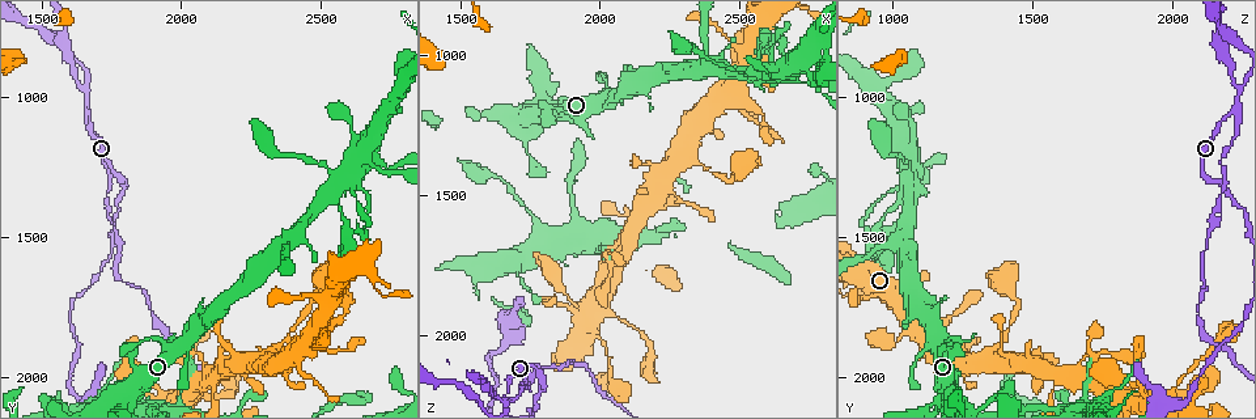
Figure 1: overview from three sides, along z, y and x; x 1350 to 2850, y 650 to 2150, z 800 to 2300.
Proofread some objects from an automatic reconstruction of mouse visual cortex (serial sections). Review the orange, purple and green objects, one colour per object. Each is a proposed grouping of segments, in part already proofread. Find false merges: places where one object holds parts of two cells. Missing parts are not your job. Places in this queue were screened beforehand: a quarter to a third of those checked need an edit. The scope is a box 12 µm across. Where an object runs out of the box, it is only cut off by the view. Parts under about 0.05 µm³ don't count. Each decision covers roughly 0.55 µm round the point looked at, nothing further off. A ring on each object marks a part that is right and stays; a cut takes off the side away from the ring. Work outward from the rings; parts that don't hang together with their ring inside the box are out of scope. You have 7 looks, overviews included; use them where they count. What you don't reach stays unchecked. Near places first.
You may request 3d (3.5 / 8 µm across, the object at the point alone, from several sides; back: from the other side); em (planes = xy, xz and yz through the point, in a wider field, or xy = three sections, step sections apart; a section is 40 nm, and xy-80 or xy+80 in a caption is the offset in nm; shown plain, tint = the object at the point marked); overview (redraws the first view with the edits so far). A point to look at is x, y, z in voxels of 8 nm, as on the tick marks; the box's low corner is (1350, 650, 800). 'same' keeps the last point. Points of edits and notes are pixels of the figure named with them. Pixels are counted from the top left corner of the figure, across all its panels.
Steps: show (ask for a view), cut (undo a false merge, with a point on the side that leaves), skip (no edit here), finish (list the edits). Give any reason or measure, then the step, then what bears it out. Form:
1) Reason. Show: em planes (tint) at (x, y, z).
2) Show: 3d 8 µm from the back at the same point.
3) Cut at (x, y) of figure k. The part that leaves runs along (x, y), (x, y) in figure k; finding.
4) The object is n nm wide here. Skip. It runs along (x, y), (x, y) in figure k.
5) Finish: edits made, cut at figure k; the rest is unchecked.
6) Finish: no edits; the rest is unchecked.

Narrows sharply. Show: 3d 3.5 µm from the back at (1670, 1070, 2210).

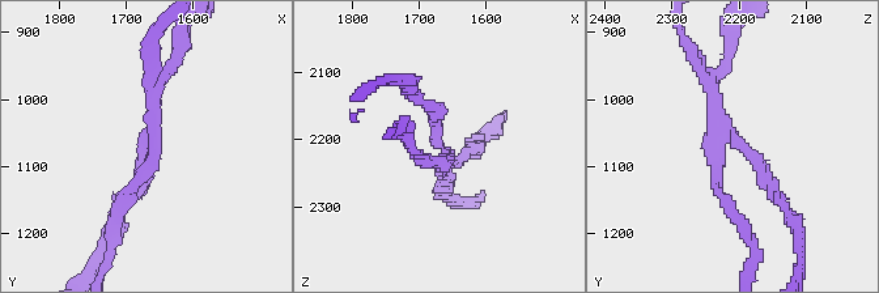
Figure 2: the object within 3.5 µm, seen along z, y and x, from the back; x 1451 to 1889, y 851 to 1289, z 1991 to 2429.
The arms are 150, 150, 150 nm wide. Cut at (428, 164) of figure 2. A second cell is stuck on.

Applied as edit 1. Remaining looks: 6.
Thin arm on a thick one. Show: 3d 3.5 µm at (2390, 1510, 1020).

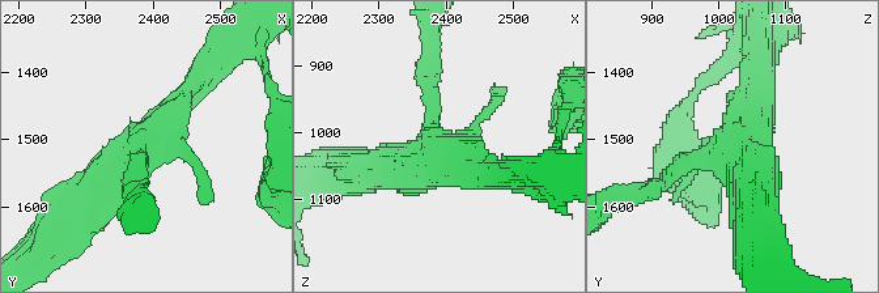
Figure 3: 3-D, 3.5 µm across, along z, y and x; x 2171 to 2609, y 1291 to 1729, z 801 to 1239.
Shape alone is not enough. Show: em xy step 5 (tint) at (2385, 1515, 1025).

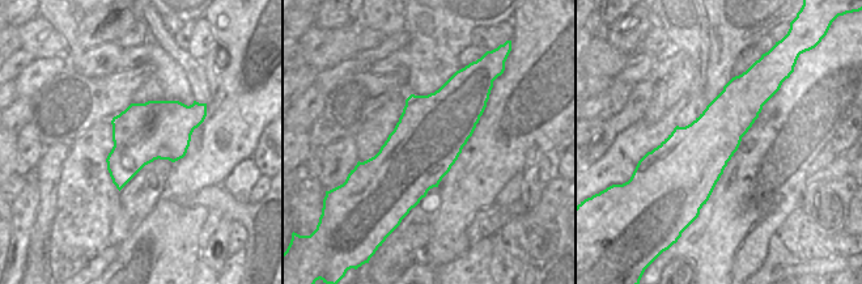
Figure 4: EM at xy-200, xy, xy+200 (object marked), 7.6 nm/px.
Another direction. Show: em planes (tint) at the same point.

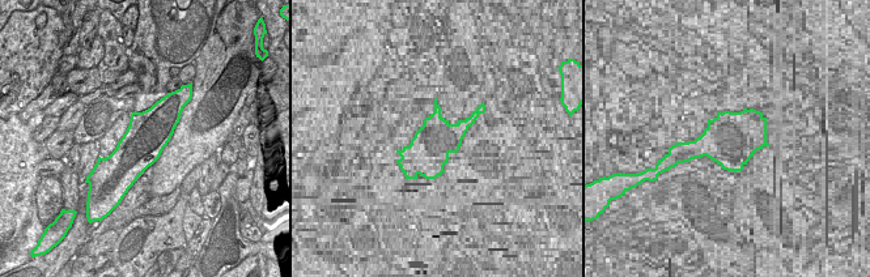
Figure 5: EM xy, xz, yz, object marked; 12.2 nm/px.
Skip. It runs along (79, 207), (143, 147), (195, 83) in figure 3; one cell here.

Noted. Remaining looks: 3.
Four or more arms meet. Show: 3d 3.5 µm at (2570, 1310, 1060).

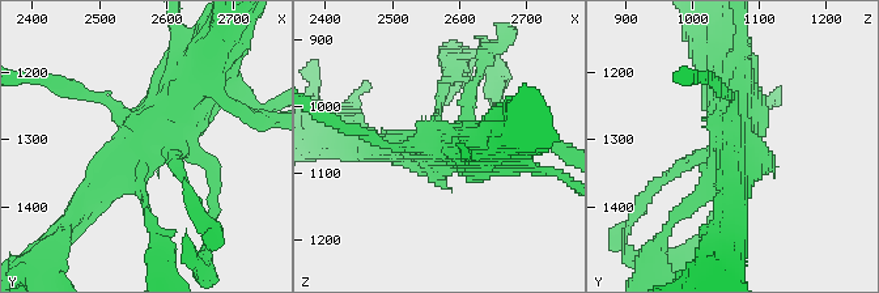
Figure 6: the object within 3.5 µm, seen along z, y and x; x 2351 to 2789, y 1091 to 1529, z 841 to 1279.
Now the EM. Show: em planes (tint) at (2570, 1305, 1065).

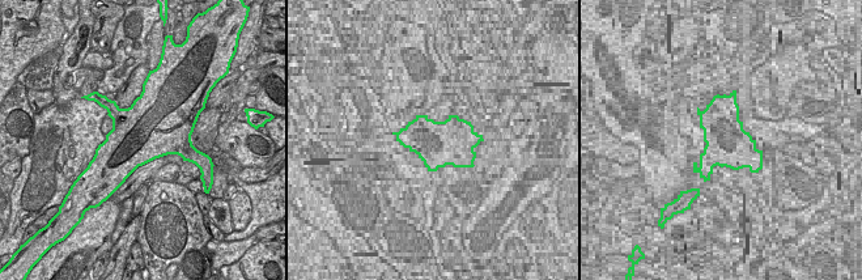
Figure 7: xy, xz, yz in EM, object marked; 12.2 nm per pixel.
Skip. It runs along (83, 204), (179, 107), (199, 68) in figure 6; one cell here.

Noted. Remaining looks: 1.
Finish: edits made, cut at figure 2; the rest is unchecked.

